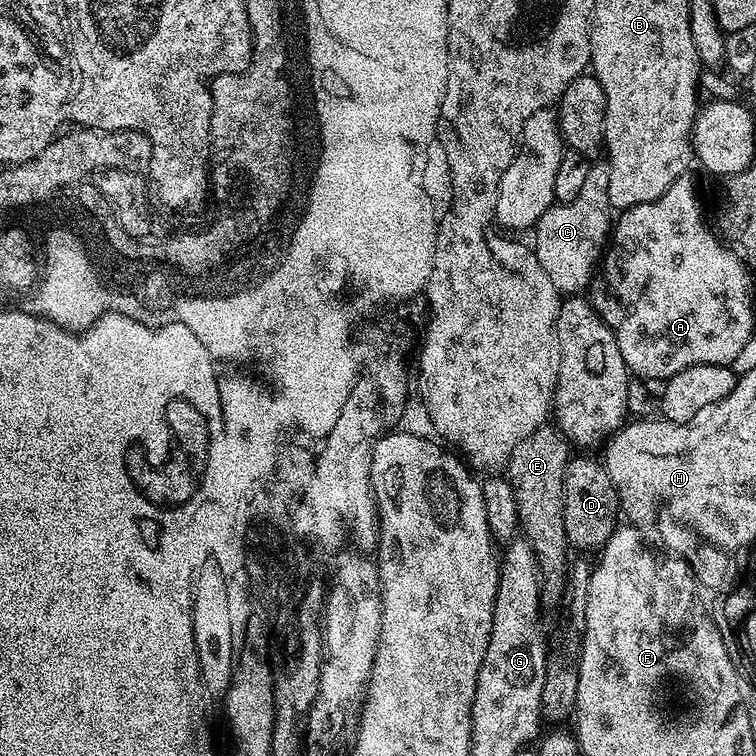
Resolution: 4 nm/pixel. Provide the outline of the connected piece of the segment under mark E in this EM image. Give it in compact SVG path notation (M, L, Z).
M543 426L522 438L509 458L506 480L512 483L512 496L516 499L516 516L520 519L523 539L532 548L532 553L541 569L567 569L570 564L570 545L566 538L566 522L562 506L562 482L570 459L570 444L555 427Z

